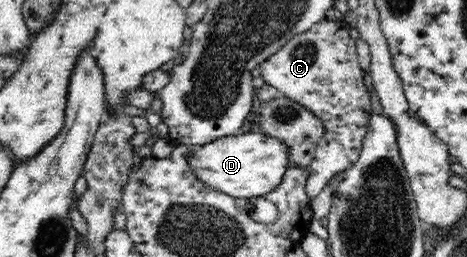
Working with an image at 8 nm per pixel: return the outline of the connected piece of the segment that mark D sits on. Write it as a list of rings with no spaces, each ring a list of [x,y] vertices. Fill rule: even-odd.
[[[260,131],[227,136],[203,145],[191,146],[191,153],[185,158],[193,176],[205,186],[241,199],[264,196],[273,191],[281,183],[285,169],[290,165],[287,146],[281,140]]]

